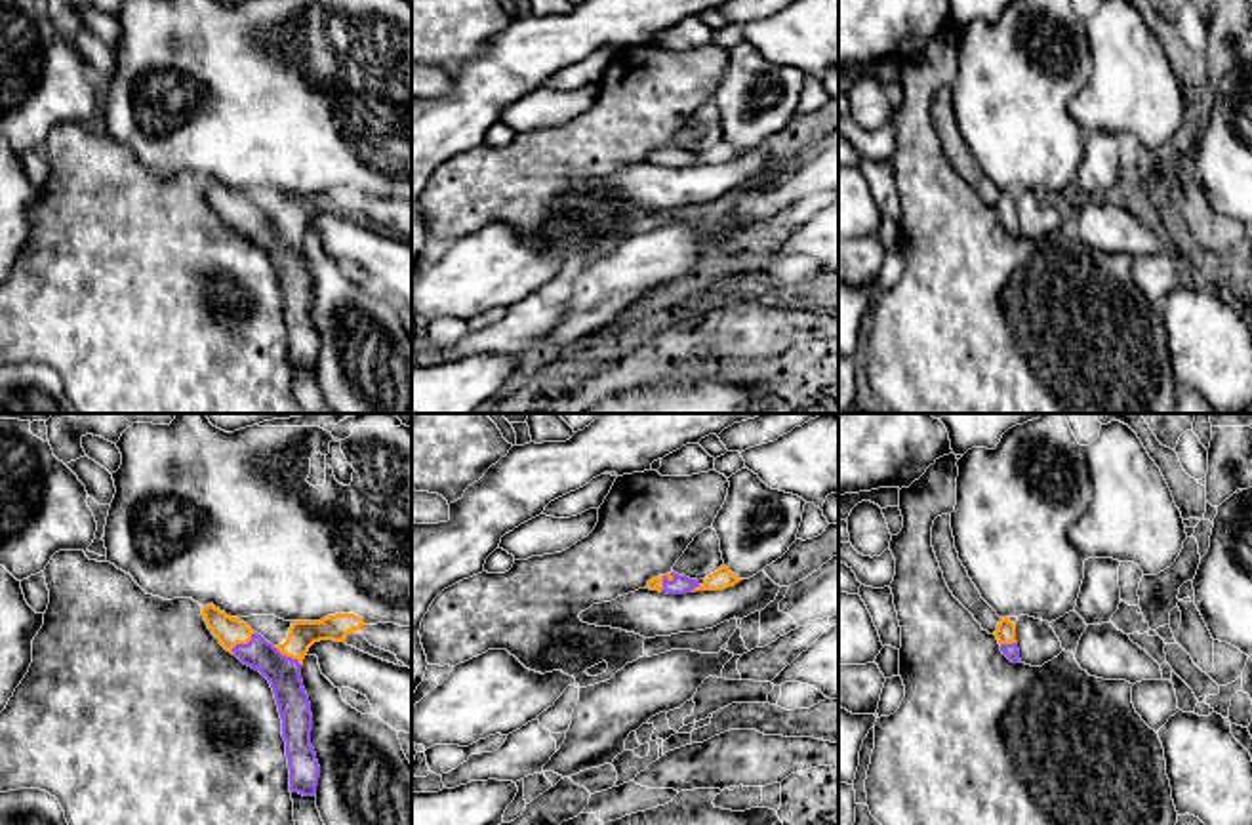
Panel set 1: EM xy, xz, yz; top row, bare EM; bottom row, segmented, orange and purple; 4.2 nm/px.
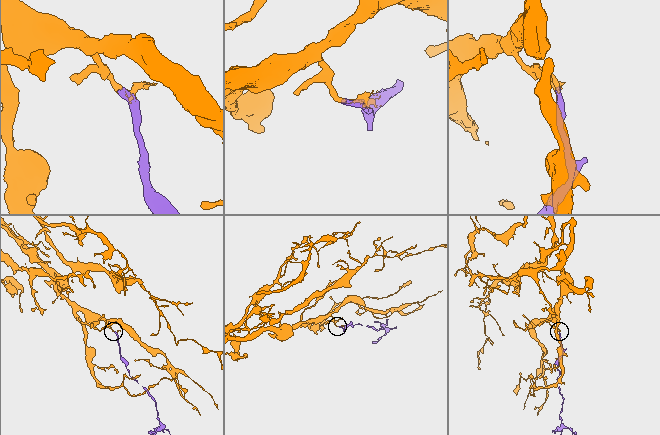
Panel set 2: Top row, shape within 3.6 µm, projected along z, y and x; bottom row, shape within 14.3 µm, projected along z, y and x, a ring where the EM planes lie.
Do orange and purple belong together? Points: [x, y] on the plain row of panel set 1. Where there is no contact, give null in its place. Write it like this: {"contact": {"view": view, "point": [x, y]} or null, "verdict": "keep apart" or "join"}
{"contact": {"view": "xy", "point": [242, 216]}, "verdict": "join"}

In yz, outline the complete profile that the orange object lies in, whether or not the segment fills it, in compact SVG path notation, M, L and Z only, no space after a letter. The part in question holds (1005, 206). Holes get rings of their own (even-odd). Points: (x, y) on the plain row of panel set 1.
M1000 191L995 210L1000 217L1000 225L1012 234L1020 236L1020 223L1016 215L1016 198L1008 191Z

